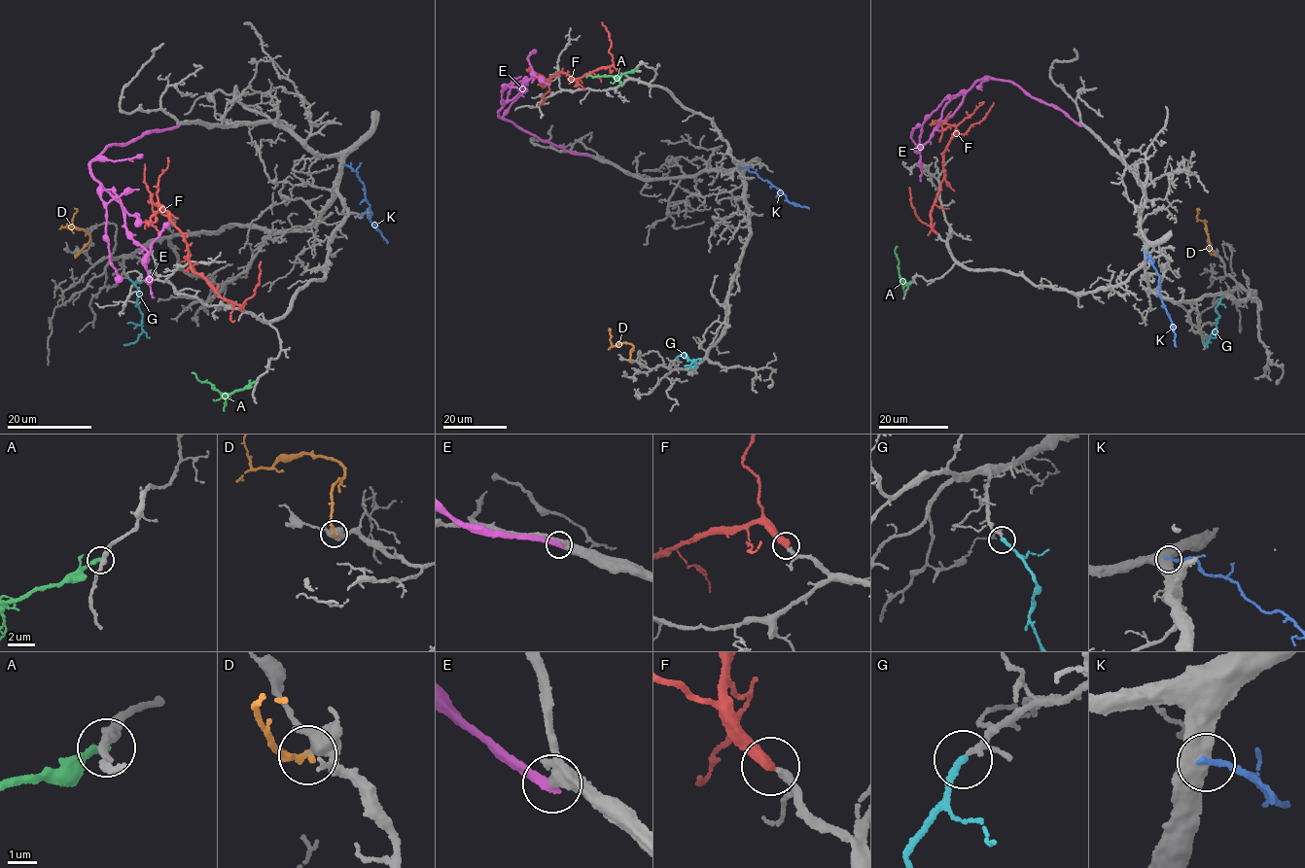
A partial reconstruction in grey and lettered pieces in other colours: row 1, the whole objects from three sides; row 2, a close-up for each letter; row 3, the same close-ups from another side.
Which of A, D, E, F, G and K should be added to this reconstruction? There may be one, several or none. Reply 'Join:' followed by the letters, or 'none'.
Join: D, F, G

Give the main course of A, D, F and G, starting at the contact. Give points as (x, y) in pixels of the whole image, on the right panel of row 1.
A: (910, 284), (899, 277), (895, 250), (898, 246)
D: (1214, 254), (1208, 248), (1210, 242), (1205, 224), (1197, 220), (1199, 208)
F: (936, 232), (930, 216), (944, 174), (945, 151), (953, 136), (966, 133), (970, 125), (982, 121), (994, 102)
G: (1222, 296), (1216, 309), (1218, 318), (1213, 333), (1205, 344), (1202, 341)

